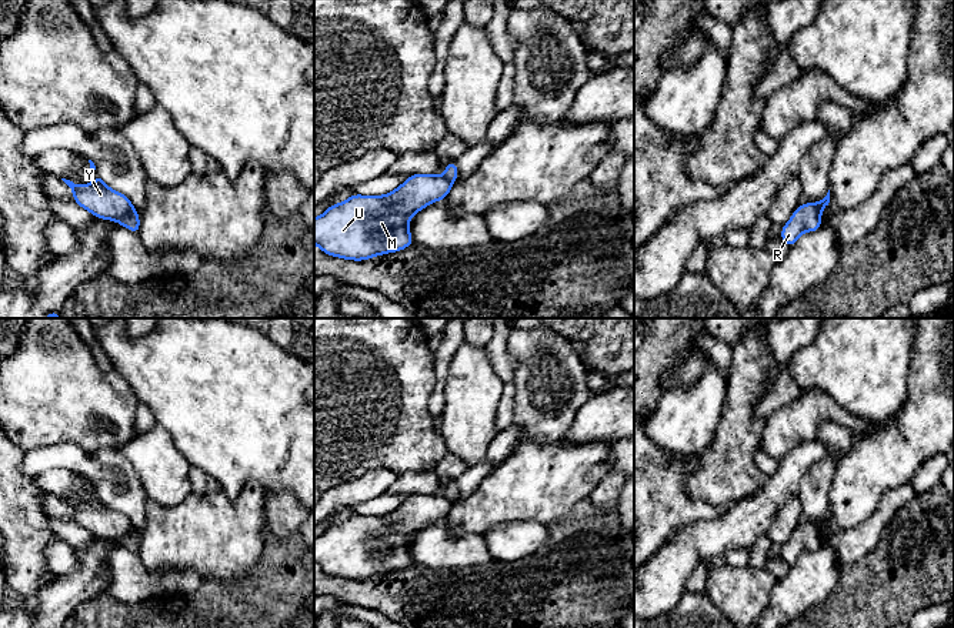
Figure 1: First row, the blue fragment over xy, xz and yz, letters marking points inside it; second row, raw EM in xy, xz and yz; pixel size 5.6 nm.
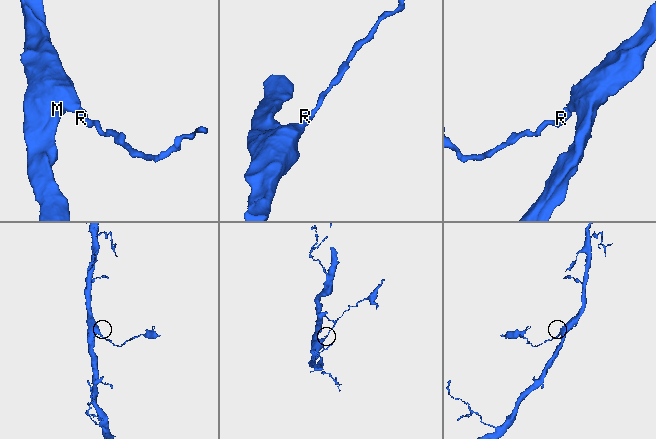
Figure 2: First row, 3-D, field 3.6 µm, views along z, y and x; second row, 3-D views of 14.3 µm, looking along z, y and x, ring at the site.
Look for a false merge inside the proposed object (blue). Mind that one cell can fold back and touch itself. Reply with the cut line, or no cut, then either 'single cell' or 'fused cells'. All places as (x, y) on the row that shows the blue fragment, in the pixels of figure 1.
cut xy (133, 207), (117, 221); fused cells

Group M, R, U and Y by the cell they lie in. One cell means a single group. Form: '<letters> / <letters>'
M U Y / R

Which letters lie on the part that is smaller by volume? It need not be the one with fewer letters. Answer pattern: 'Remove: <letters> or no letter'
Remove: R

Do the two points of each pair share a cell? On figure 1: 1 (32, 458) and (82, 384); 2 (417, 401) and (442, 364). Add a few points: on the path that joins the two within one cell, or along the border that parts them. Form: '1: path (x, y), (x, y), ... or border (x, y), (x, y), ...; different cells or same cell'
1: border (72, 443), (56, 443), (26, 451); different cells
2: border (434, 354), (434, 390), (427, 407); different cells

